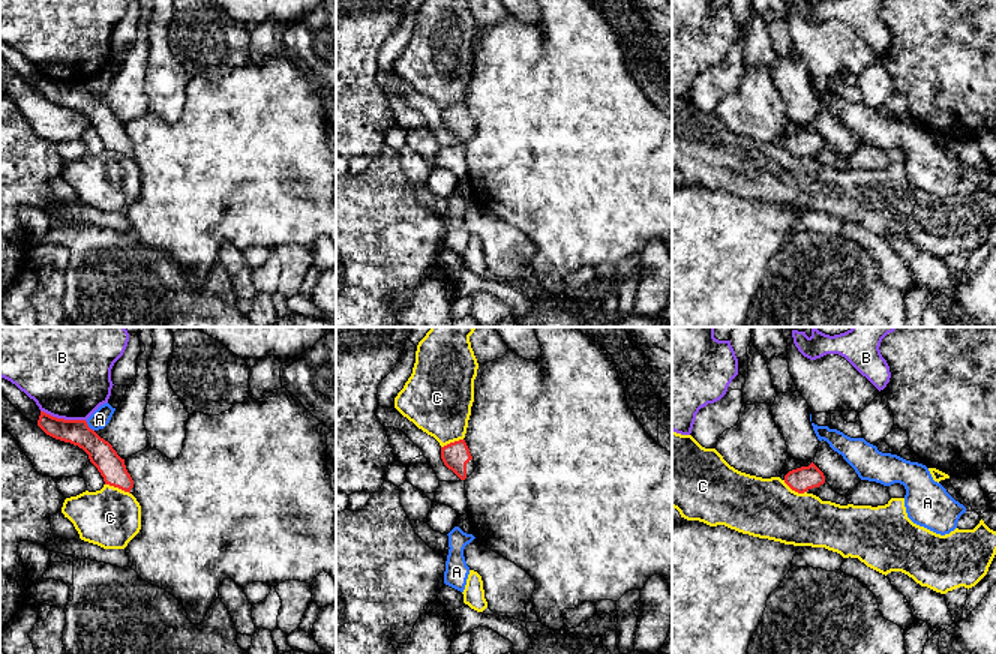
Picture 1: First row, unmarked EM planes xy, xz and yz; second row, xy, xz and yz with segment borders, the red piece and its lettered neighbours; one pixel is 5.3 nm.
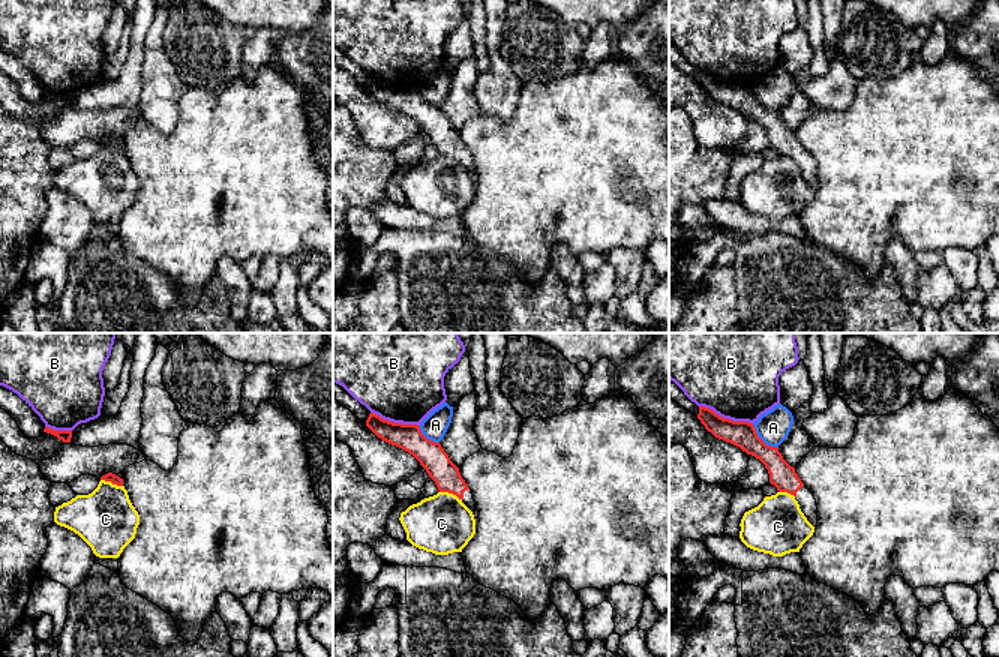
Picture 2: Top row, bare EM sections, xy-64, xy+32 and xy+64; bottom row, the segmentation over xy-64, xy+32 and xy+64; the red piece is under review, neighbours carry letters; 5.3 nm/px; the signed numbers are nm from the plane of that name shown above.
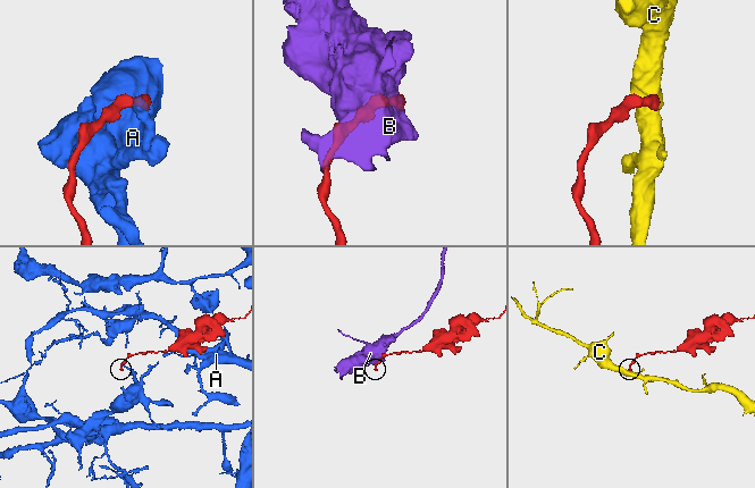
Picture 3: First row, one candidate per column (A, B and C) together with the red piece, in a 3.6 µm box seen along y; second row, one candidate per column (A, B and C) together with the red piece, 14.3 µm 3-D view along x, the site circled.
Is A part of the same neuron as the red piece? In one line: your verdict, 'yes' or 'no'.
no

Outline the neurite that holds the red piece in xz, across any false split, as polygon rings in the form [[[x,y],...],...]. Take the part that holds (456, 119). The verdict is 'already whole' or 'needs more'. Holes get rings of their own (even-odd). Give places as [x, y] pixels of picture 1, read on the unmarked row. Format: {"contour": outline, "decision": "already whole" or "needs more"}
{"contour": [[[465,104],[441,111],[441,123],[460,144],[465,144],[474,136],[474,123]]], "decision": "needs more"}

